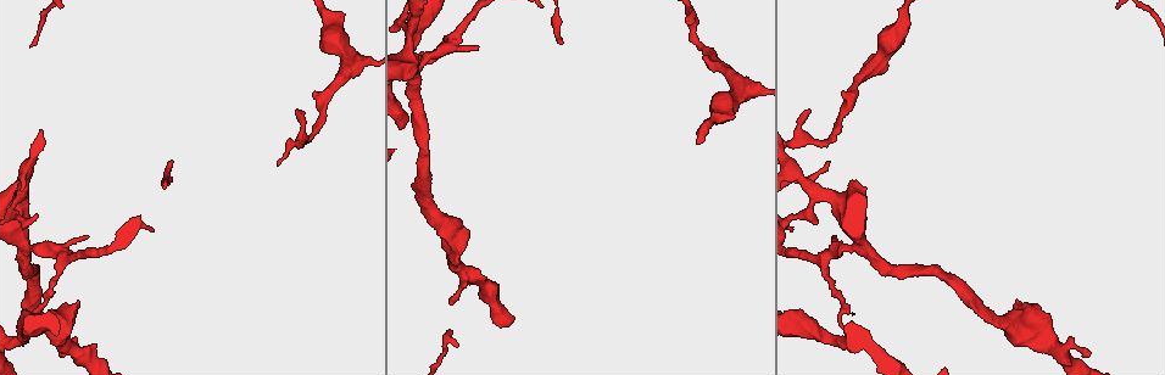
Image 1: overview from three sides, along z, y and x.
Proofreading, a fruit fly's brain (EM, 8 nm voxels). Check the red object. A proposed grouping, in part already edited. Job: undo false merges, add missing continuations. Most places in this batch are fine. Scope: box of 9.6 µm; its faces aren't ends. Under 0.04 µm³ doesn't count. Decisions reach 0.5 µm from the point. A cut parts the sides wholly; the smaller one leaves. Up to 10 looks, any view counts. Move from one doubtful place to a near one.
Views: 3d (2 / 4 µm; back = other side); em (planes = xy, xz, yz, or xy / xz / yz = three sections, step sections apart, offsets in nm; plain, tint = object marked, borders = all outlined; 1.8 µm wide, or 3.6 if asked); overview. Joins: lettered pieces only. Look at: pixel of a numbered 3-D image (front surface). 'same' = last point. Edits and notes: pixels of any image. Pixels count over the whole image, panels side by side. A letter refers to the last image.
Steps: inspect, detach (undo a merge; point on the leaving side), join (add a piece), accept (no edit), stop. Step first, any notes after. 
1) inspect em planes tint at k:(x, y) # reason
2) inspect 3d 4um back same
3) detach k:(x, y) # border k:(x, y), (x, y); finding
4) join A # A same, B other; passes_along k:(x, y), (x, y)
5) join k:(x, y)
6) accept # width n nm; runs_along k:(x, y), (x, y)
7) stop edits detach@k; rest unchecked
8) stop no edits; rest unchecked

inspect em xy step 16 borders at 1:(459, 262) # thick end

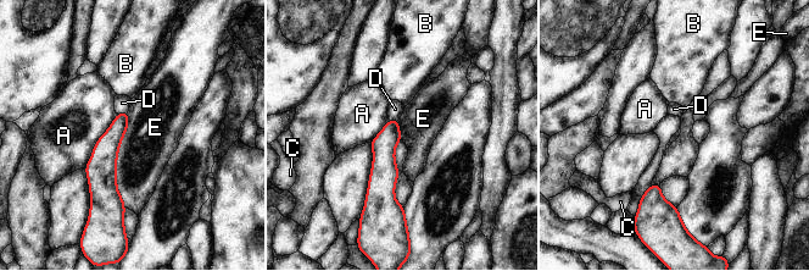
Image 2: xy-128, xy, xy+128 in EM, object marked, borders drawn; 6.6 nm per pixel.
inspect em planes borders same # another direction

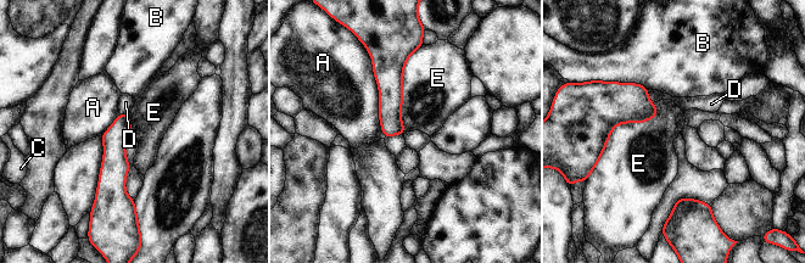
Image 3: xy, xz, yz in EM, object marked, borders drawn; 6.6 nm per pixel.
accept # A other, B other, C other, D other, E other; runs_along 3:(122, 116), (115, 189), (127, 201); no lettered piece goes on from it

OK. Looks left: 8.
inspect 3d 2um back at 1:(811, 110) # thin end

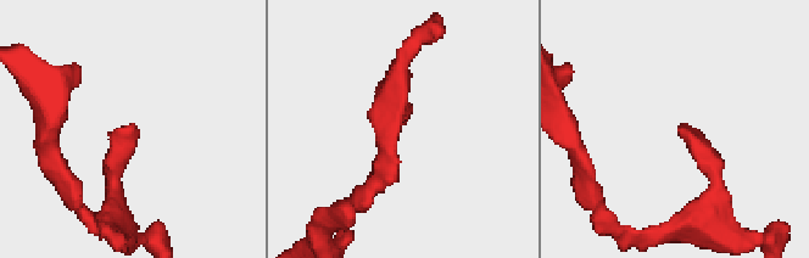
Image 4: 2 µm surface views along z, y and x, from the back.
inspect em xy step 8 tint at 4:(122, 126) # now the EM

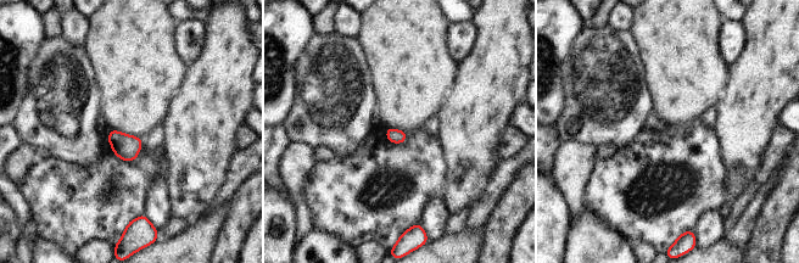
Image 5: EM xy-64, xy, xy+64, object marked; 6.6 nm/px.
inspect em planes borders same # cut it another way

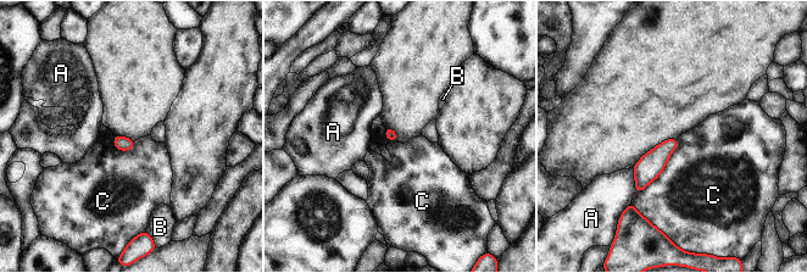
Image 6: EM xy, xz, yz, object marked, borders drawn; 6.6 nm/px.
accept # A other, B other, C other; border 6:(678, 139), (662, 172), (634, 195); none of them fits

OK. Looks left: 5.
inspect 3d 2um back at 1:(16, 196) # three arms meet

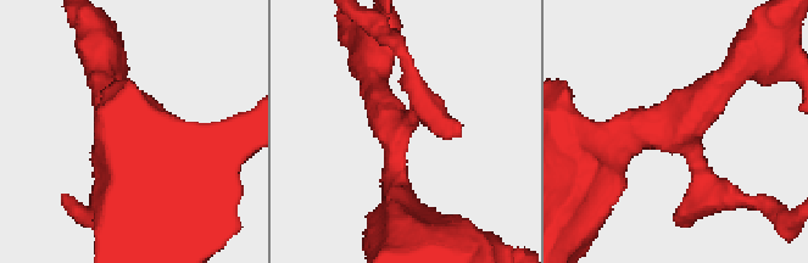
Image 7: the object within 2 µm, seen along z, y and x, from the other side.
inspect em xy step 16 tint at 7:(667, 129) # arms 3; arm_widths 180, 220, 550 nm; need the tissue

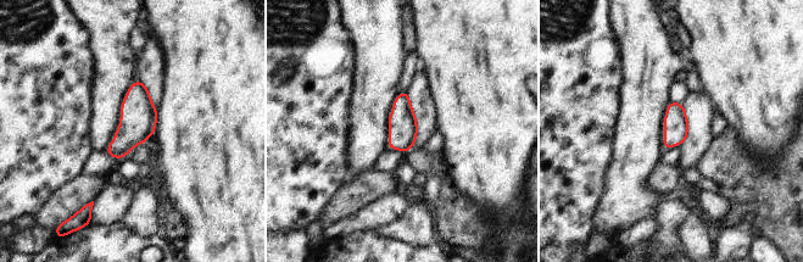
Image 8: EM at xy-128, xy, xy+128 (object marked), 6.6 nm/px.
inspect em planes borders same # another direction

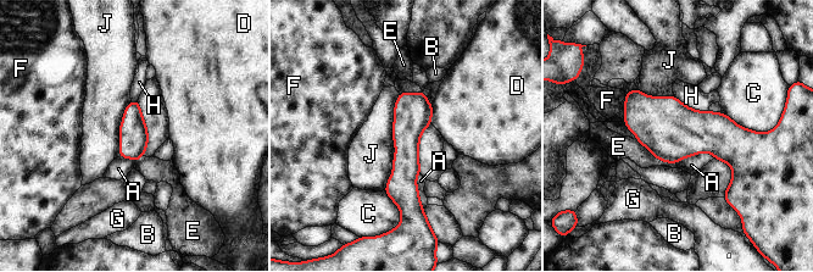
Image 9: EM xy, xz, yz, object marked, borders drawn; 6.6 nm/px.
accept # A other, B other, C other, D other, E other, F other, G other, H other, J other; runs_along 9:(401, 95), (412, 209); continuous, no second neuron

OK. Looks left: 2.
inspect em yz step 4 tint at 1:(23, 345) # thin end

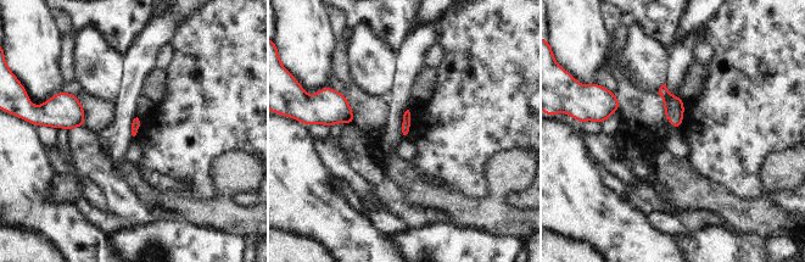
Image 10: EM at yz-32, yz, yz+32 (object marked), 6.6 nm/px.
inspect em planes borders same

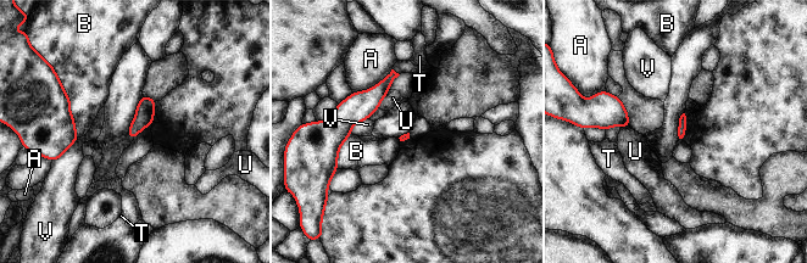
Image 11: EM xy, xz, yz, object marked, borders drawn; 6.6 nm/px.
accept # A other, B other, T other, U other, V other; border 11:(63, 88), (78, 136); none of them fits

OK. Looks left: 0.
stop no edits; rest unchecked

